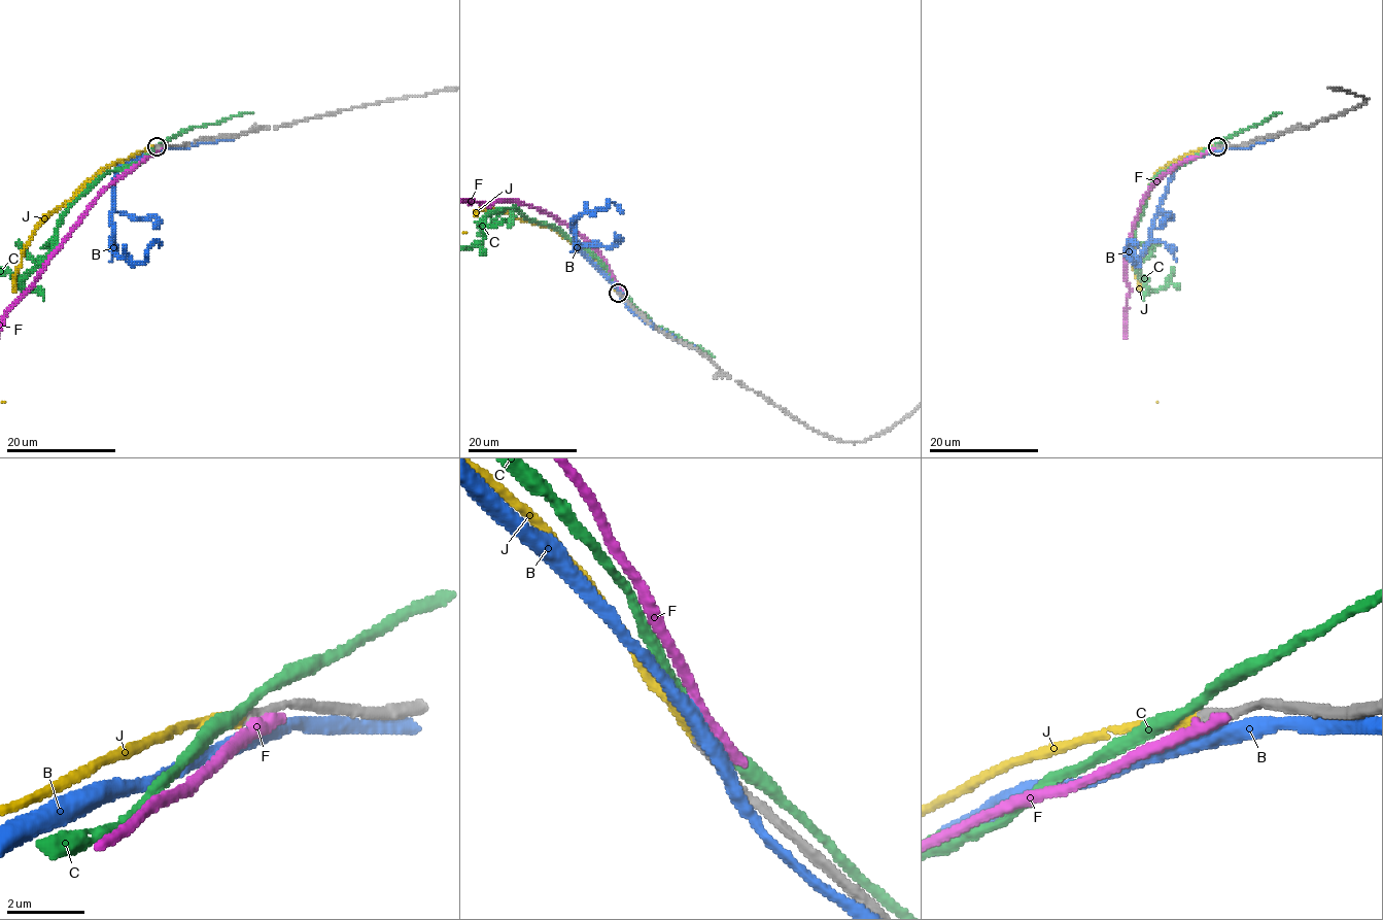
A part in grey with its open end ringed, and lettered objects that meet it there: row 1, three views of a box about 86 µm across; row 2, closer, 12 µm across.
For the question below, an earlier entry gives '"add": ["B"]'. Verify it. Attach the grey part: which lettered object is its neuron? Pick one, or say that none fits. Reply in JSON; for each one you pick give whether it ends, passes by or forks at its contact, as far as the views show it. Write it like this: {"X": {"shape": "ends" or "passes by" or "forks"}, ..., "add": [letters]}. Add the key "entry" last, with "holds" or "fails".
{"J": {"shape": "ends"}, "add": ["J"], "entry": "fails"}

